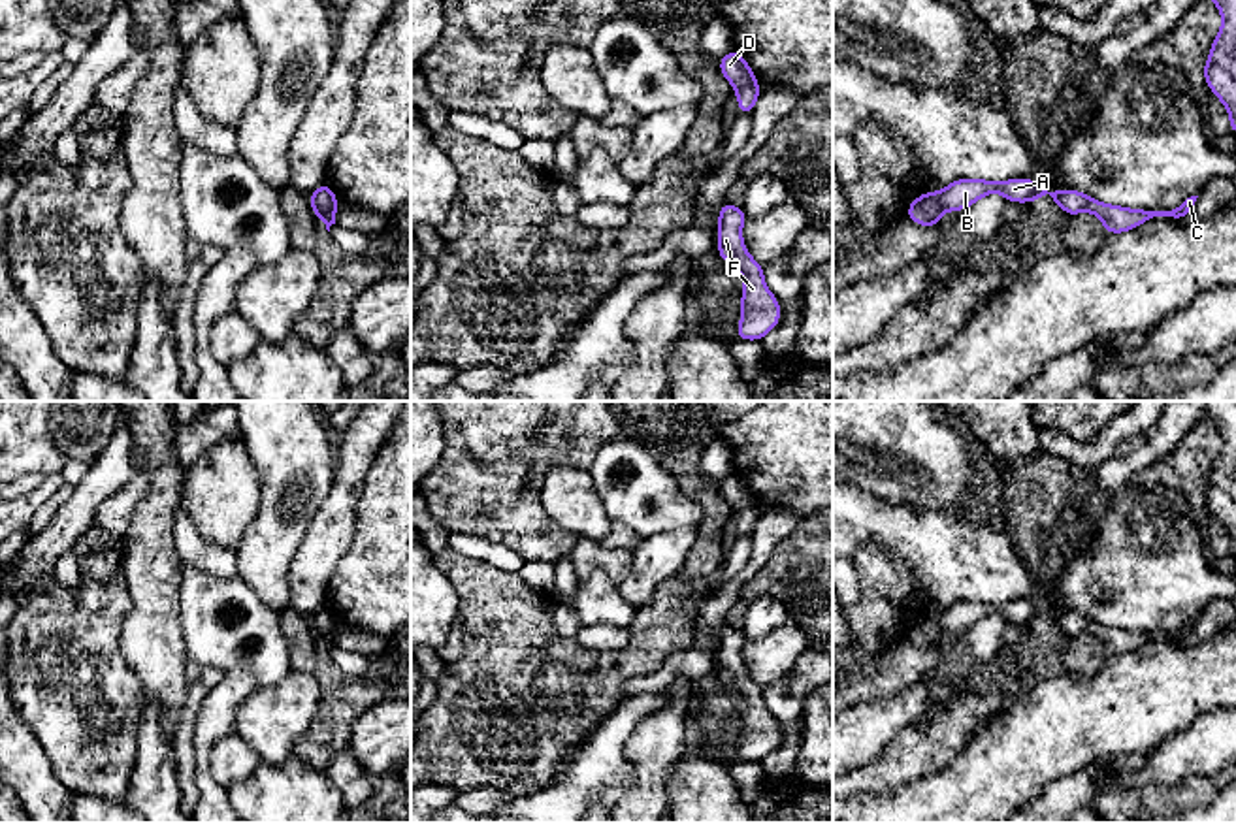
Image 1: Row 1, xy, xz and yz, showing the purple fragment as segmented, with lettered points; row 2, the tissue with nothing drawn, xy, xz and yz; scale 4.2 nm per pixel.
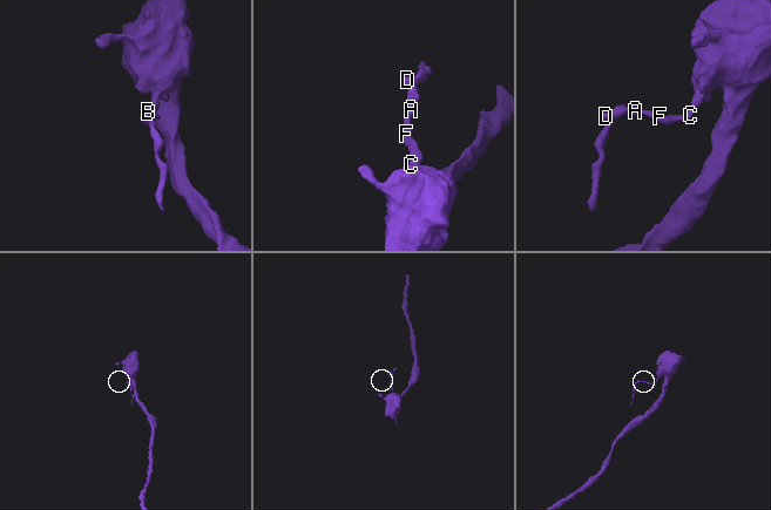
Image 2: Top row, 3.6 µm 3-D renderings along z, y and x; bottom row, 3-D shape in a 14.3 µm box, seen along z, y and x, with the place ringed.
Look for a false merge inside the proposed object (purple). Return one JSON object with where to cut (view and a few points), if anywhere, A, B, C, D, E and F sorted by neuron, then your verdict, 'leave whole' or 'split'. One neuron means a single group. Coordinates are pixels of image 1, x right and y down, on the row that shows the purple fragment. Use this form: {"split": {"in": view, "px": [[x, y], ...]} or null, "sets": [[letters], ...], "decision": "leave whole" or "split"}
{"split": {"in": "xy", "px": [[311, 202], [334, 211]]}, "sets": [["A", "B", "C", "E", "F"], ["D"]], "decision": "split"}

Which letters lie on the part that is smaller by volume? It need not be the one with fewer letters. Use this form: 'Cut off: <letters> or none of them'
Cut off: D

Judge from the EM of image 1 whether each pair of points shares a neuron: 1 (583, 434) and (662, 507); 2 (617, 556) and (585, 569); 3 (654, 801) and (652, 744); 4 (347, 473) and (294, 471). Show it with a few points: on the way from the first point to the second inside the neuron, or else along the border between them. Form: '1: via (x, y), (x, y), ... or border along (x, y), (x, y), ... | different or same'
1: border along (624, 437), (607, 441), (586, 467) | different
2: via (609, 560), (592, 562) | same
3: via (654, 788), (652, 758) | same
4: border along (336, 452), (334, 483), (315, 515) | different

